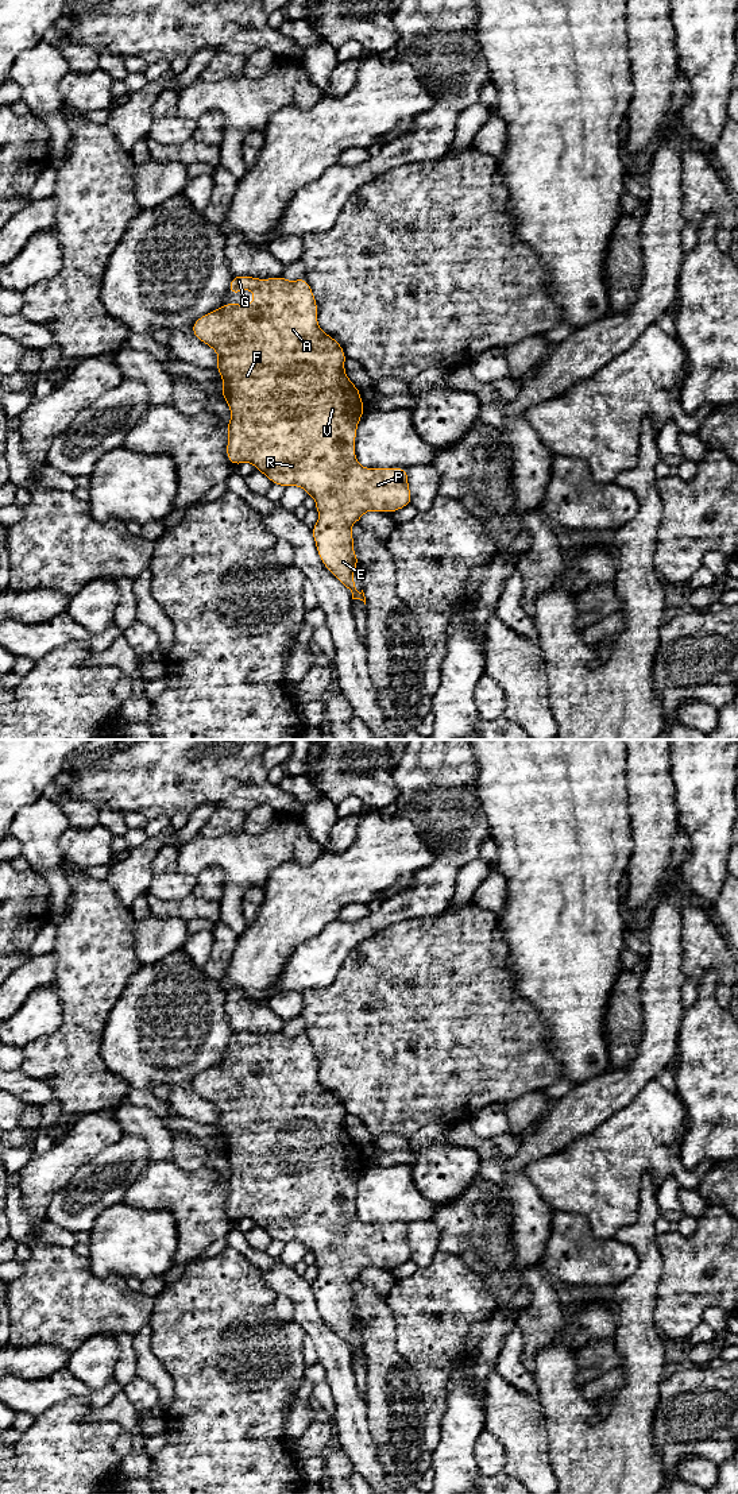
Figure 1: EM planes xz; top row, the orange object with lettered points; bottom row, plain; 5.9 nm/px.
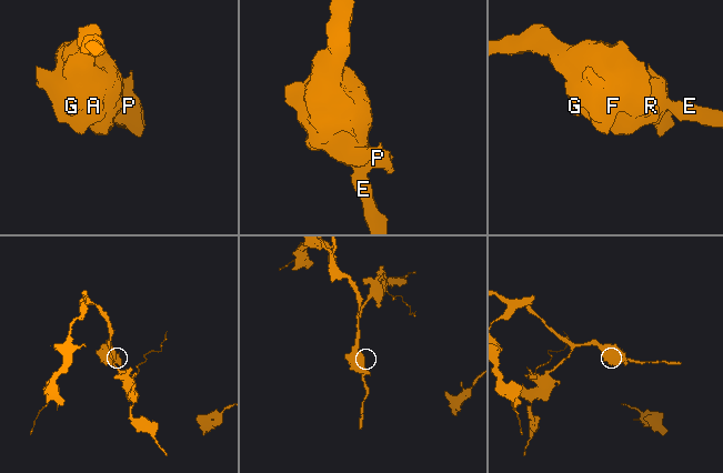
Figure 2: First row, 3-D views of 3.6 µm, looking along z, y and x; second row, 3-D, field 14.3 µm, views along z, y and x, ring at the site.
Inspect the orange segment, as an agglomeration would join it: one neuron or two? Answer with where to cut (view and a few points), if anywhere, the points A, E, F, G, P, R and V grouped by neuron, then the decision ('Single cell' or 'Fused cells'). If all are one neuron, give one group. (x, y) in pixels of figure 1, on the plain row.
No split. Groups: A E F G P R V. Single cell

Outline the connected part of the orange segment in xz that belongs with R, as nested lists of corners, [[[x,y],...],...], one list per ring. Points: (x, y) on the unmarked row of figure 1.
[[[247,1031],[232,1032],[228,1047],[232,1050],[240,1050],[242,1045],[248,1045],[254,1047],[254,1058],[251,1061],[231,1061],[224,1058],[224,1061],[200,1074],[192,1082],[192,1088],[198,1096],[212,1103],[217,1111],[219,1117],[215,1123],[223,1134],[223,1144],[219,1146],[225,1157],[228,1158],[232,1174],[227,1181],[228,1186],[228,1200],[227,1200],[227,1213],[228,1216],[239,1221],[240,1219],[252,1219],[259,1228],[263,1228],[271,1239],[281,1240],[283,1243],[300,1242],[306,1246],[308,1251],[316,1255],[316,1265],[318,1267],[320,1275],[312,1283],[312,1290],[318,1306],[318,1312],[322,1320],[336,1332],[340,1337],[351,1347],[352,1355],[360,1355],[366,1360],[366,1352],[363,1346],[359,1348],[353,1337],[353,1325],[359,1320],[359,1315],[353,1308],[353,1290],[349,1283],[352,1279],[359,1278],[362,1270],[370,1266],[374,1267],[397,1267],[411,1259],[411,1248],[407,1239],[407,1224],[366,1224],[356,1217],[355,1211],[355,1194],[356,1184],[360,1173],[364,1169],[364,1161],[360,1154],[360,1146],[353,1142],[344,1127],[344,1117],[347,1115],[340,1099],[333,1093],[328,1092],[317,1080],[317,1058],[314,1055],[313,1047],[305,1034],[297,1036],[286,1036],[283,1032],[259,1035]]]

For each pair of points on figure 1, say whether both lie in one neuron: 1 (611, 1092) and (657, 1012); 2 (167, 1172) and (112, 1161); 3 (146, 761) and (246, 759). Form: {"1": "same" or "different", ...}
{"1": "same", "2": "different", "3": "same"}

